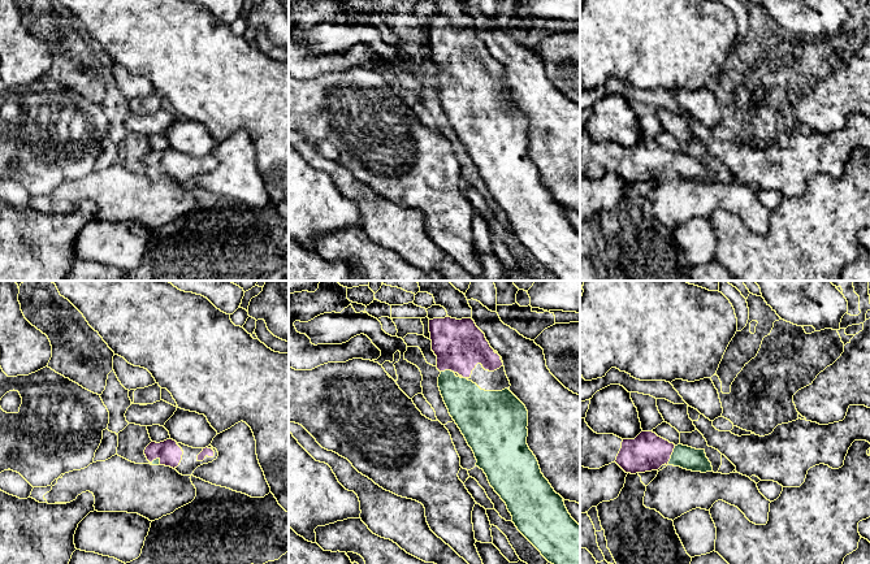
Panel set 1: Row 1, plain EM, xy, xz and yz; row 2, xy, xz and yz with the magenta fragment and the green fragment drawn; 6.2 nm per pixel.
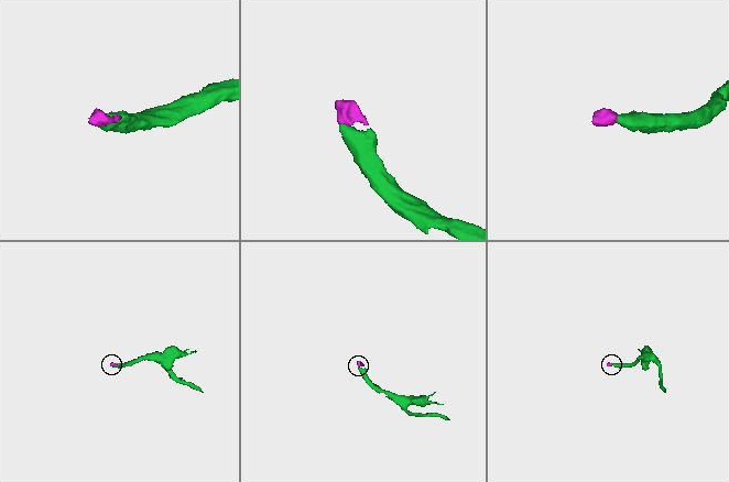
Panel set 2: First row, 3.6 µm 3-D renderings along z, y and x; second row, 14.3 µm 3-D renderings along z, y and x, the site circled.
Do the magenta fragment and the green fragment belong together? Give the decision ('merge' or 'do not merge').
merge

